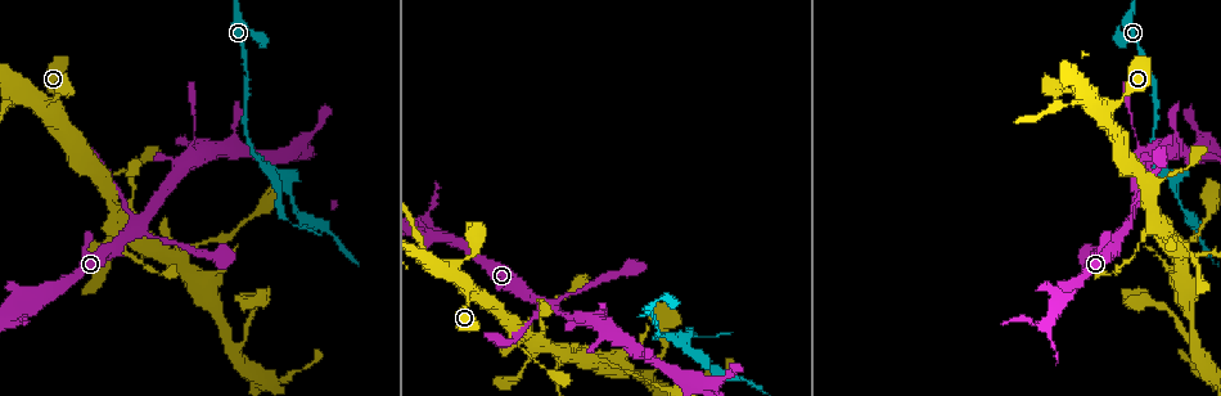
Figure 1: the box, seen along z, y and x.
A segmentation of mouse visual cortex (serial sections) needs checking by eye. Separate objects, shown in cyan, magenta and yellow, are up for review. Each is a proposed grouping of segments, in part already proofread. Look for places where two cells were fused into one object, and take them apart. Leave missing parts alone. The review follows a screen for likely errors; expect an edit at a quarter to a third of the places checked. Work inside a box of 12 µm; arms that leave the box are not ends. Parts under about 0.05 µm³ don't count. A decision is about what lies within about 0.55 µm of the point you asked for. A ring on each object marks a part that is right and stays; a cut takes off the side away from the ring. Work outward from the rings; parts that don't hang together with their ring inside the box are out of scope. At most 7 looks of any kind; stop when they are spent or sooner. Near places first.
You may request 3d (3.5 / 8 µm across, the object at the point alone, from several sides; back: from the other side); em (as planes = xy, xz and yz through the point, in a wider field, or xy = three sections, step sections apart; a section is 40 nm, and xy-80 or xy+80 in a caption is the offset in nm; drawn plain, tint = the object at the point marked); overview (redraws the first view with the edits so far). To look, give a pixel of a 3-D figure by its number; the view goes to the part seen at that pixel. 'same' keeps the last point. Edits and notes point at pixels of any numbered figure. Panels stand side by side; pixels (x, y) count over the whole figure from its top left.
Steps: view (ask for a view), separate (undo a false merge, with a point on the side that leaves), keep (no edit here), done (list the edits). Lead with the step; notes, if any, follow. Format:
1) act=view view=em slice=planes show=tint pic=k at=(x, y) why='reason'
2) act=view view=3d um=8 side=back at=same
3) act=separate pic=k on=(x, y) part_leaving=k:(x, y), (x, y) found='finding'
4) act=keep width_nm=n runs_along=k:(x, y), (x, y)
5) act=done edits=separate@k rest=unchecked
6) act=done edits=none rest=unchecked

act=view view=3d um=3.5 pic=1 at=(137, 225) why='a narrow waist'

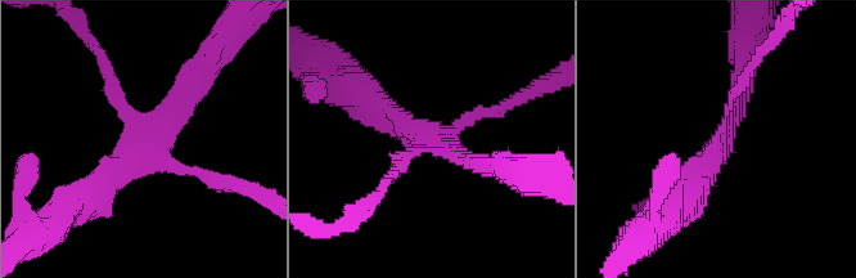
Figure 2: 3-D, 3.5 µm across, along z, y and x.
act=view view=em slice=planes show=tint pic=2 at=(434, 142) why='now the EM'

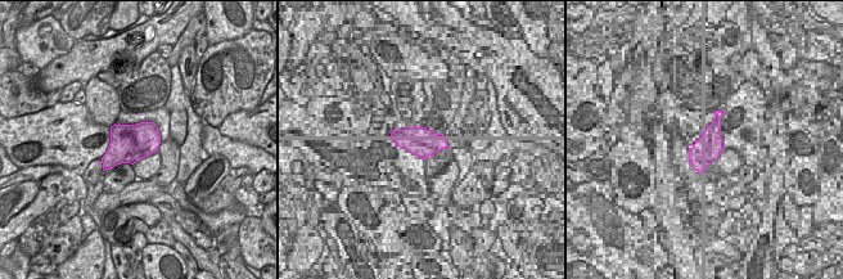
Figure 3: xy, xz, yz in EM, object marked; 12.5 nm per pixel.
act=keep arm_widths_nm=150,150,250,400 runs_along=2:(80, 205), (156, 138), (196, 83) found='one cell here'

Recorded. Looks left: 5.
act=view view=3d um=3.5 pic=1 at=(100, 183) why='two arms in line, one across'

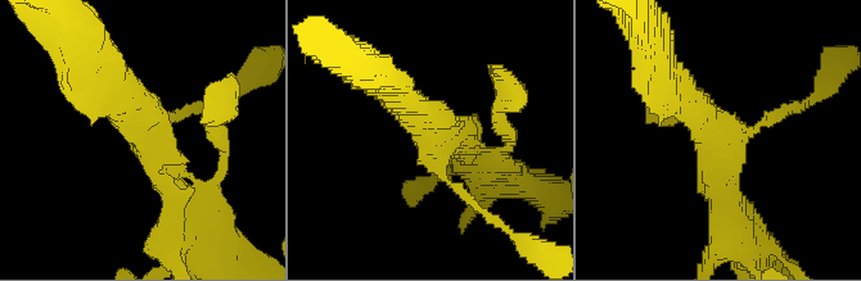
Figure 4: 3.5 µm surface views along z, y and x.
act=view view=em slice=xy step=3 show=tint pic=4 at=(714, 135) arms=3 arm_widths_nm=150,300,400

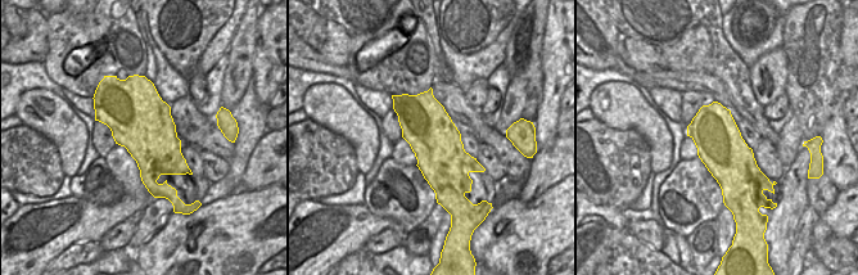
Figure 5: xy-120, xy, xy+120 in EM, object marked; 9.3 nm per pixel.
act=keep runs_along=4:(107, 76), (142, 119), (174, 209) found='all the same cell'

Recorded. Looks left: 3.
act=view view=3d um=3.5 pic=1 at=(147, 251) why='small branch off a trunk'

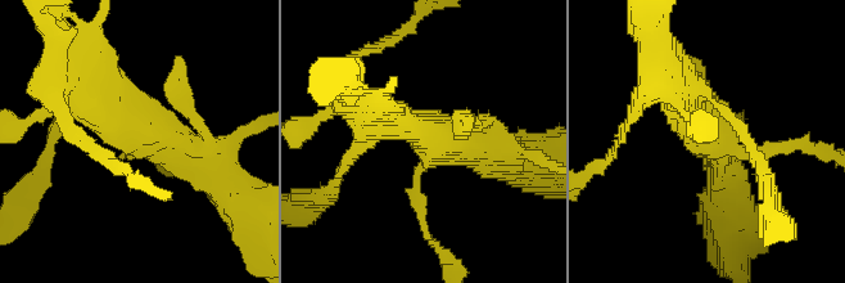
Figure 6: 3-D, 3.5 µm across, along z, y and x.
act=view view=em slice=xy step=5 show=tint pic=6 at=(139, 144)

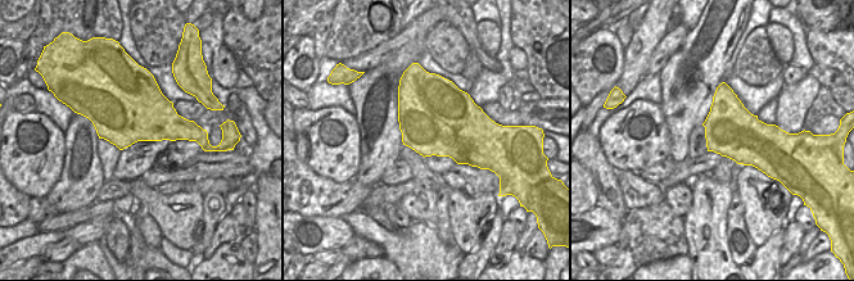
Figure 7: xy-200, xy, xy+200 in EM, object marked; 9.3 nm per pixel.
act=keep runs_along=6:(84, 86), (221, 180) found='one cell here'

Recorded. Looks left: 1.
act=done edits=none rest=unchecked

